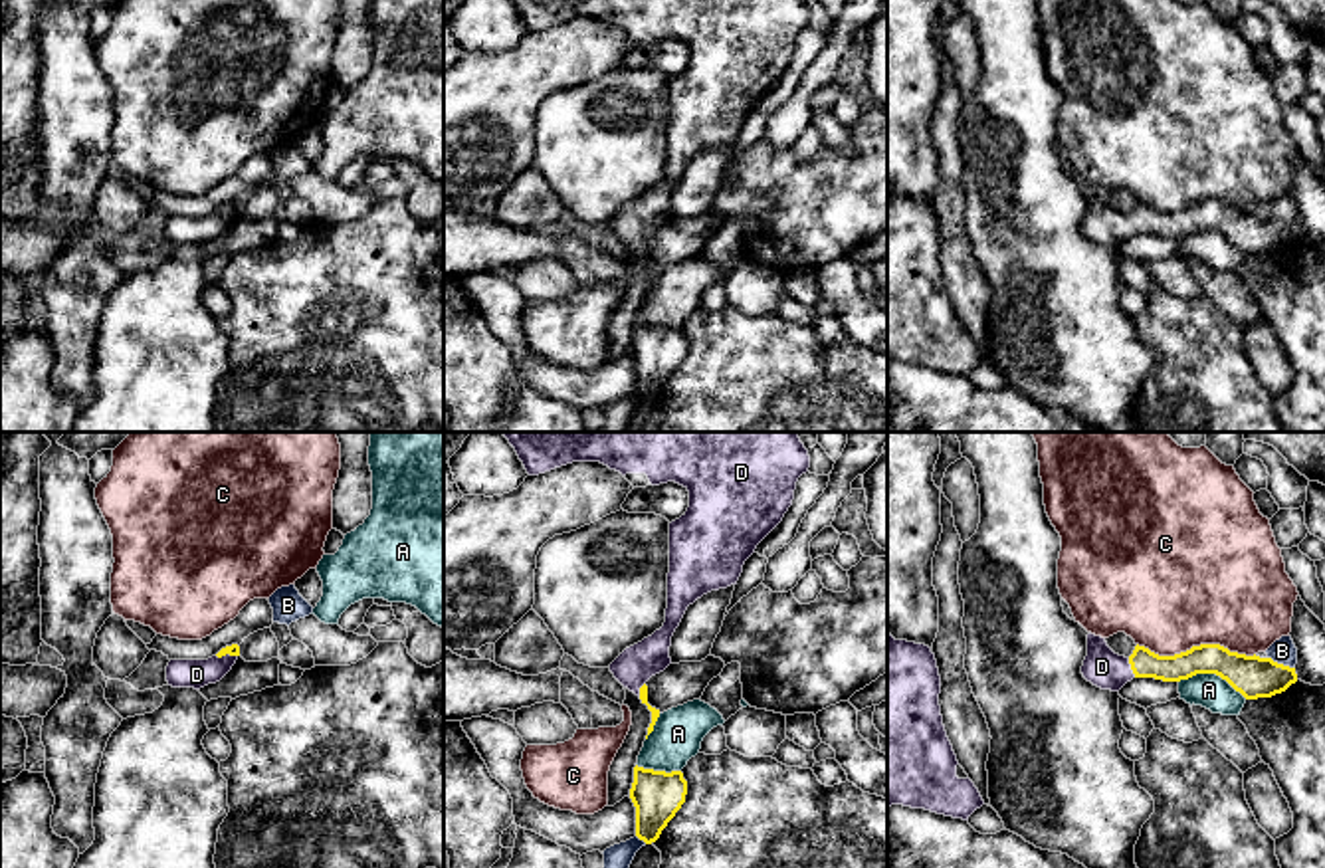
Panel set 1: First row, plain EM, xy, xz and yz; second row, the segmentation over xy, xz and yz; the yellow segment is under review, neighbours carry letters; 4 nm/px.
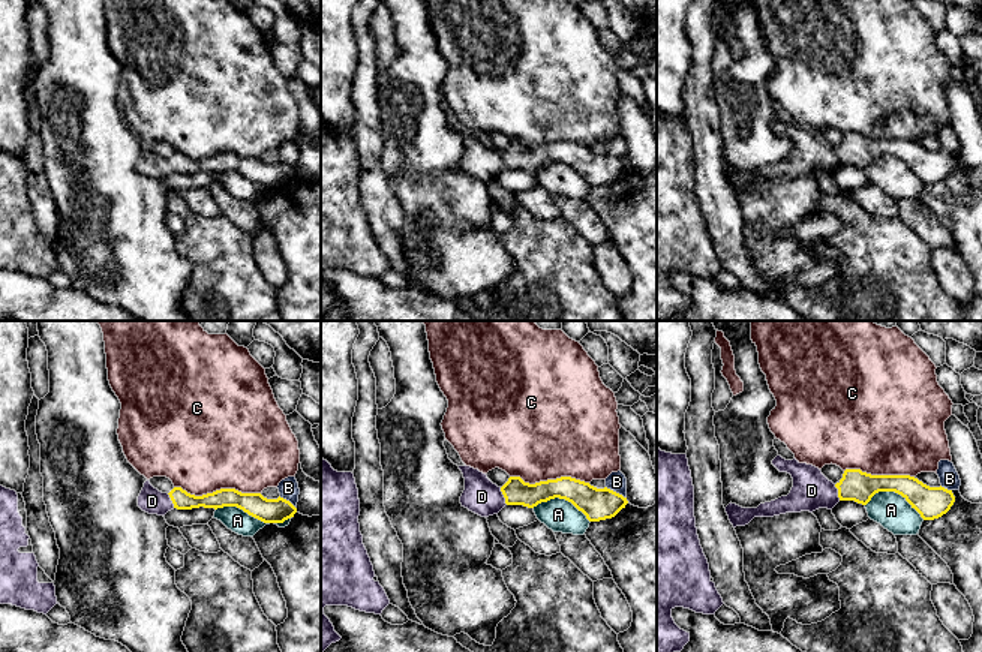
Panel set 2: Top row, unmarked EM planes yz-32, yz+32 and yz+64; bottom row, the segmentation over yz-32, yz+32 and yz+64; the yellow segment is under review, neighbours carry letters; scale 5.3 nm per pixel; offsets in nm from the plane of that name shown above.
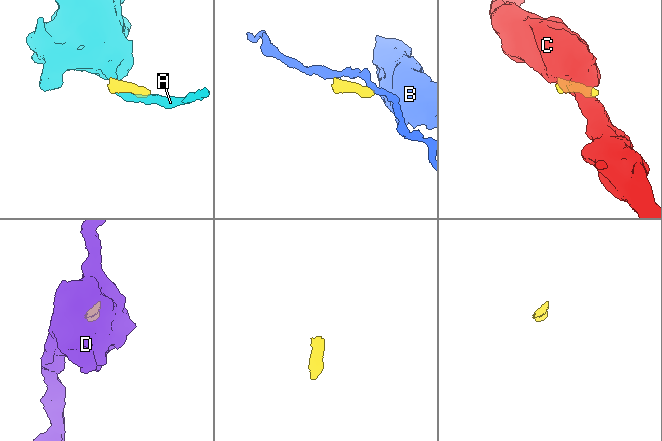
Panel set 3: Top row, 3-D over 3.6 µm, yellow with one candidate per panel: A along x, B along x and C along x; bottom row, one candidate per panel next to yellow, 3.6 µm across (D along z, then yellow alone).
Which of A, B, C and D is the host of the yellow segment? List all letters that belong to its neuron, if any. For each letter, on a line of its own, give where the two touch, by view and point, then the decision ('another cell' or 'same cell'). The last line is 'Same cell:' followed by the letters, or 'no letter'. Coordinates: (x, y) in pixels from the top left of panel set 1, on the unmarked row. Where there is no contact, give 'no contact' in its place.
A: meets yellow in yz at (1213, 228); another cell
B: meets yellow in yz at (1282, 220); another cell
C: meets yellow in yz at (1197, 203); another cell
D: meets yellow in yz at (1131, 224); same cell
Same cell: D

